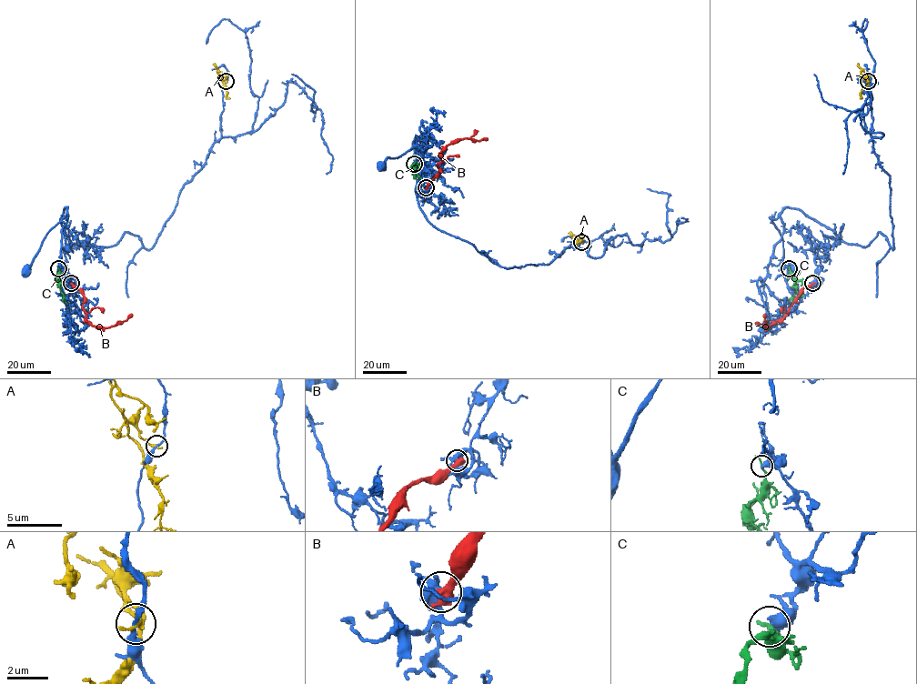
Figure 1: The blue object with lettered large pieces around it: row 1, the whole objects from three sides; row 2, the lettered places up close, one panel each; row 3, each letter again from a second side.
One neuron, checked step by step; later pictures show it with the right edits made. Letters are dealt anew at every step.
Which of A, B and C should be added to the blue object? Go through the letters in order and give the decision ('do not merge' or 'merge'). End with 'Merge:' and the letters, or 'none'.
A: do not merge
B: do not merge
C: do not merge
Merge: none

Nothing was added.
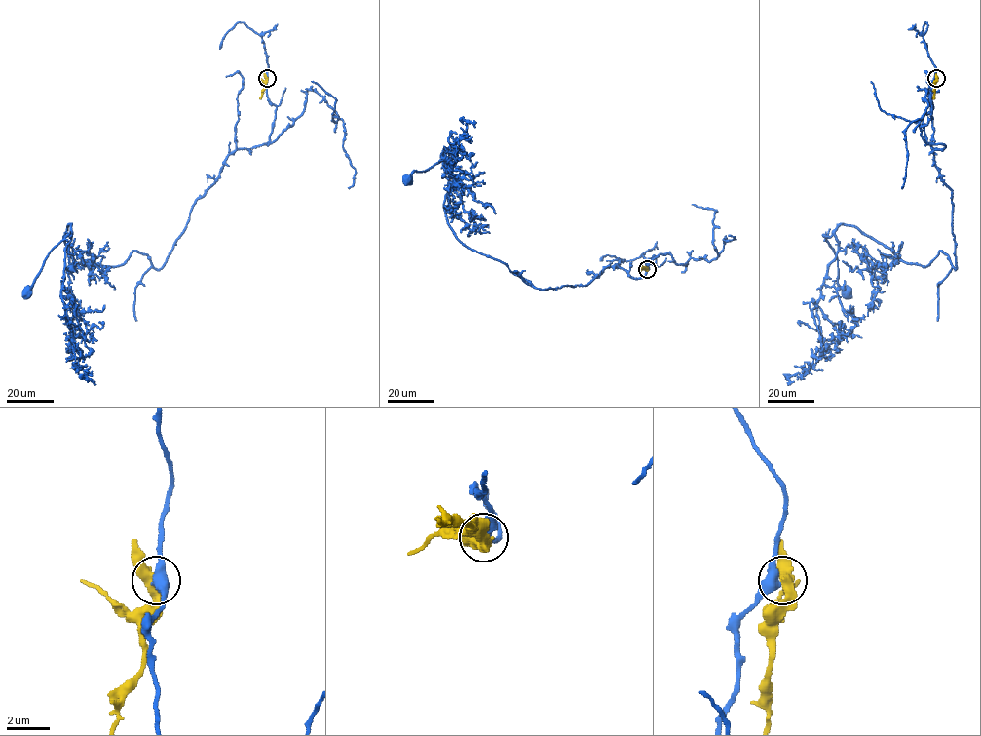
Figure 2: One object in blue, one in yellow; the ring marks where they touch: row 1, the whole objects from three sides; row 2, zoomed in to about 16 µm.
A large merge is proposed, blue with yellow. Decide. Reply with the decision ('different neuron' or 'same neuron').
different neuron

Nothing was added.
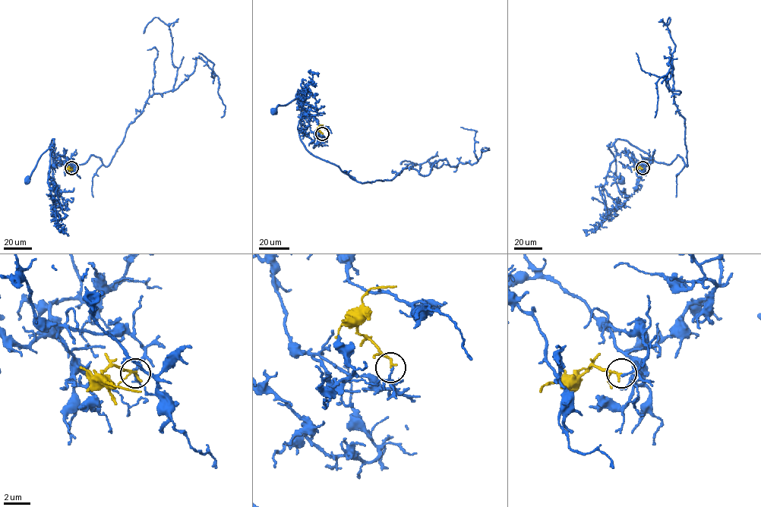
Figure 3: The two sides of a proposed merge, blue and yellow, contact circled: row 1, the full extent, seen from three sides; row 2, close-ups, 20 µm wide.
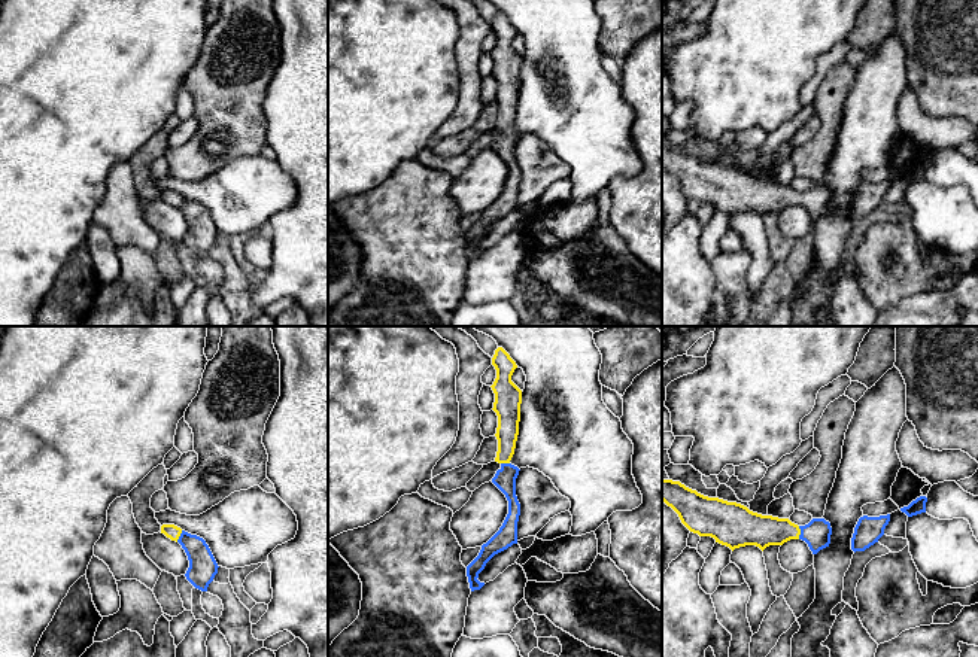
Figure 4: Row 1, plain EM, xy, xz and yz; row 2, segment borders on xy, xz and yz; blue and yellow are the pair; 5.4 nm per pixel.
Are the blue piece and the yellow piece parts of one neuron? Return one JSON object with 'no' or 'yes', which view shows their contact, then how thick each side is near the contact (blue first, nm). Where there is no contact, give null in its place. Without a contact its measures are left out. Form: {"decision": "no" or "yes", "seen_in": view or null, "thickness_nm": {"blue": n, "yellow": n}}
{"decision": "yes", "seen_in": "yz", "thickness_nm": {"blue": 150, "yellow": 180}}

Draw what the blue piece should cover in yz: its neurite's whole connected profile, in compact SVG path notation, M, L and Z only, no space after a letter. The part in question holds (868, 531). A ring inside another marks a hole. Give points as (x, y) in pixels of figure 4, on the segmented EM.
M890 514L880 517L863 515L859 518L851 538L851 550L865 551L884 535L884 529L890 521Z

